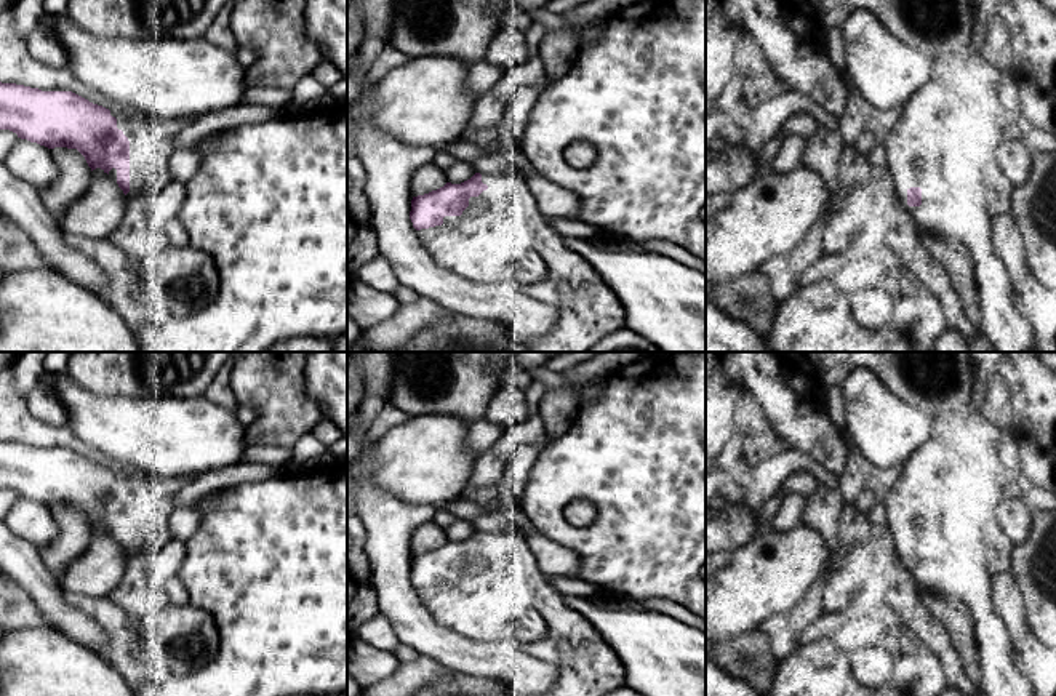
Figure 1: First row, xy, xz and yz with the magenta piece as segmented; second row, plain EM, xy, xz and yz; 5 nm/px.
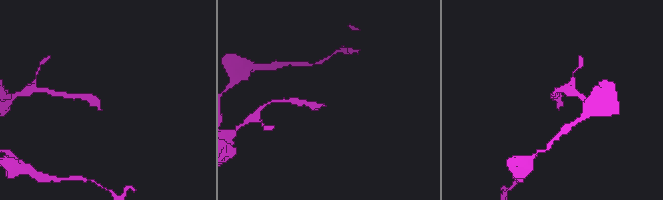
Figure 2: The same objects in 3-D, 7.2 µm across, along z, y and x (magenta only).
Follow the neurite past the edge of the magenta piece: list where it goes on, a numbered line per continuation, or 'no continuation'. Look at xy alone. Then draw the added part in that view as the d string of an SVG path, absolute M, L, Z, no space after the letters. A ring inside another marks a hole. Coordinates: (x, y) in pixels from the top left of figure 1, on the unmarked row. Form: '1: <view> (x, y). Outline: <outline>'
1: xy (151, 501). Outline: M110 467L110 474L130 499L130 550L125 555L149 554L166 544L171 539L168 520L176 510L174 491L141 470L125 475Z

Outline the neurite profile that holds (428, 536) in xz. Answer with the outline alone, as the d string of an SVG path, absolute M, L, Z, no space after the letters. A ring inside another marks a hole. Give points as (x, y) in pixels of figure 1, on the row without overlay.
M427 522L421 525L411 536L411 550L413 555L429 552L437 549L446 542L445 530L435 525L434 522Z

